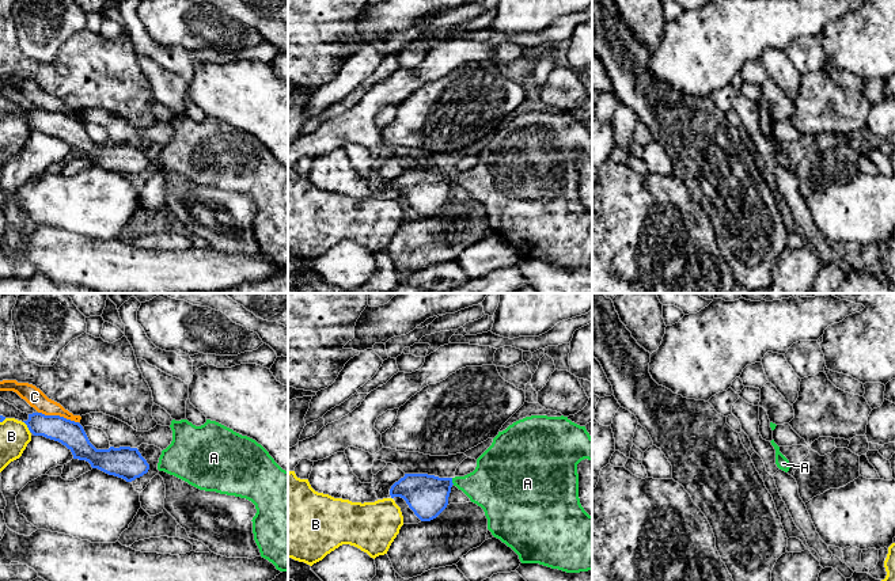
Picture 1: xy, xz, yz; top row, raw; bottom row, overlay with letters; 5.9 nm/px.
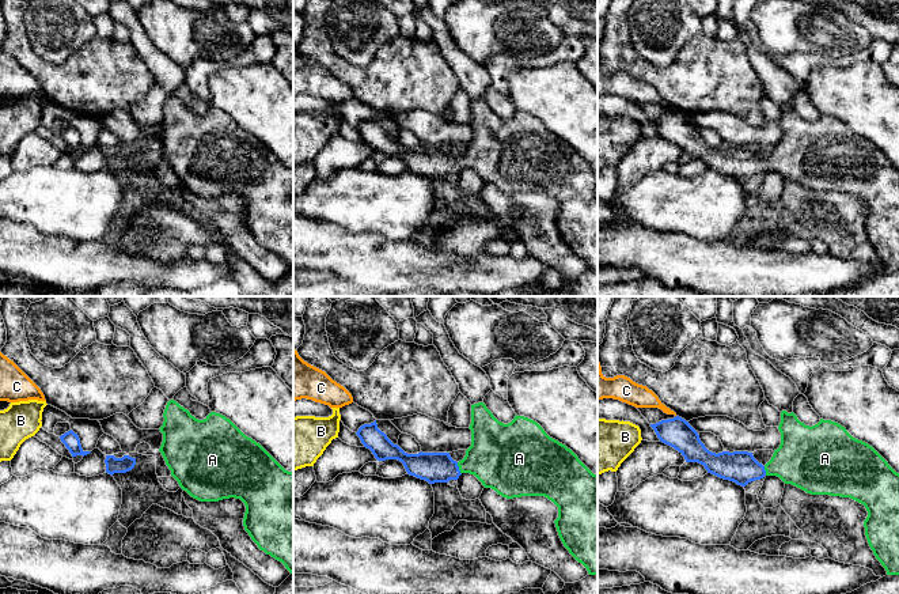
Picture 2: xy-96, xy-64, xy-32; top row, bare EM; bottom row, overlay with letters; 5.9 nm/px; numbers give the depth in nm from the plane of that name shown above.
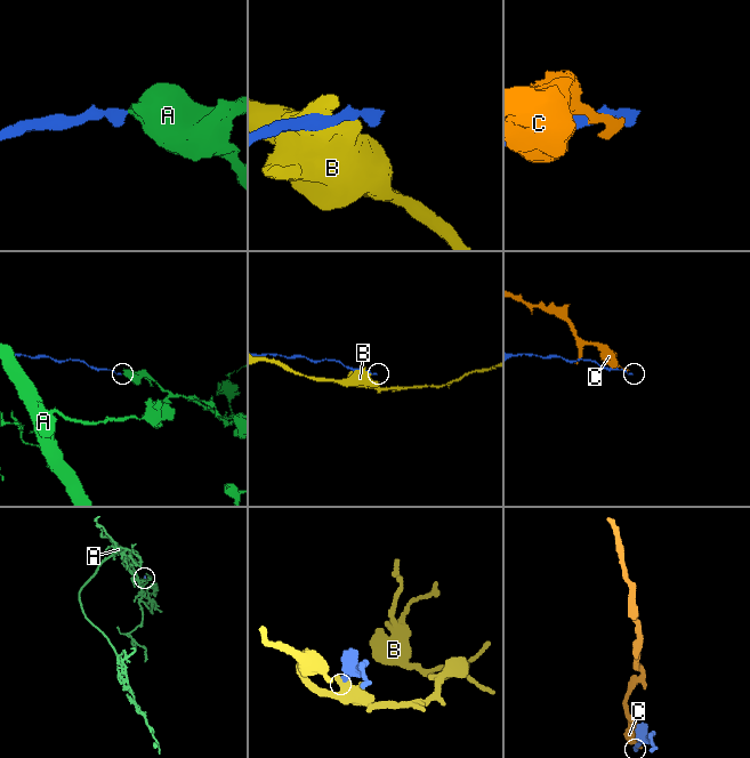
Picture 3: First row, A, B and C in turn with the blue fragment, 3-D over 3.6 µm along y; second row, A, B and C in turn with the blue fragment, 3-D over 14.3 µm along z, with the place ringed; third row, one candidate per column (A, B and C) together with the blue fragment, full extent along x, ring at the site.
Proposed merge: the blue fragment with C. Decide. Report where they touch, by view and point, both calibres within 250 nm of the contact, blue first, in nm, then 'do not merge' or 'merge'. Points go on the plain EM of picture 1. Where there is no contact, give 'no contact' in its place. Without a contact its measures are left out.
meets blue in xy at (59, 111); 160 nm thick on the blue side, 110 nm on the other; do not merge

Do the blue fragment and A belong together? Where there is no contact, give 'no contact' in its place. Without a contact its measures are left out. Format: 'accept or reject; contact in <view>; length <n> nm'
accept; contact in xz; length 40 nm

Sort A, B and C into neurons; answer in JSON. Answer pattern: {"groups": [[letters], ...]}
{"groups": [["A"], ["B"], ["C"]]}

